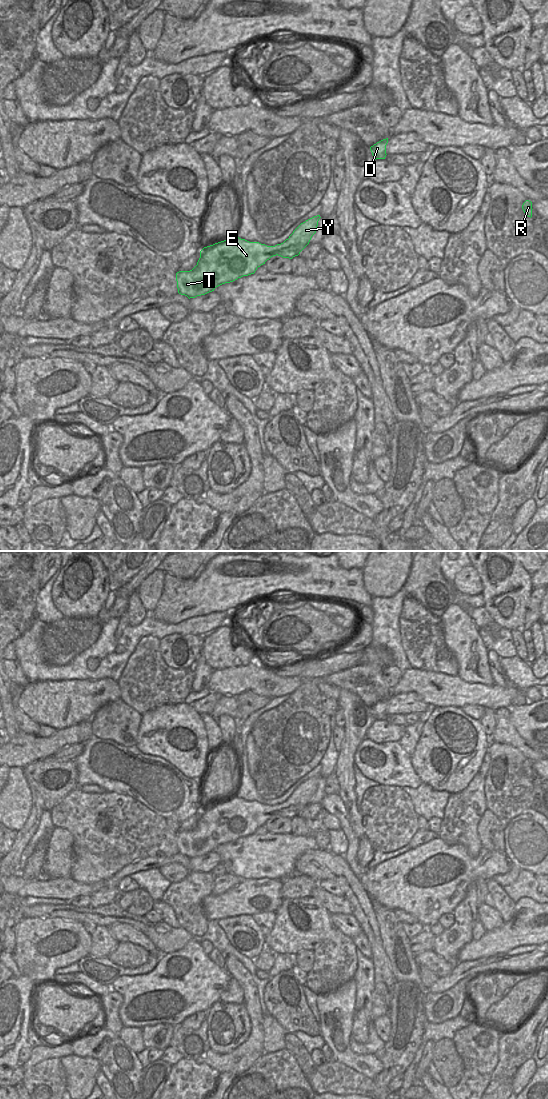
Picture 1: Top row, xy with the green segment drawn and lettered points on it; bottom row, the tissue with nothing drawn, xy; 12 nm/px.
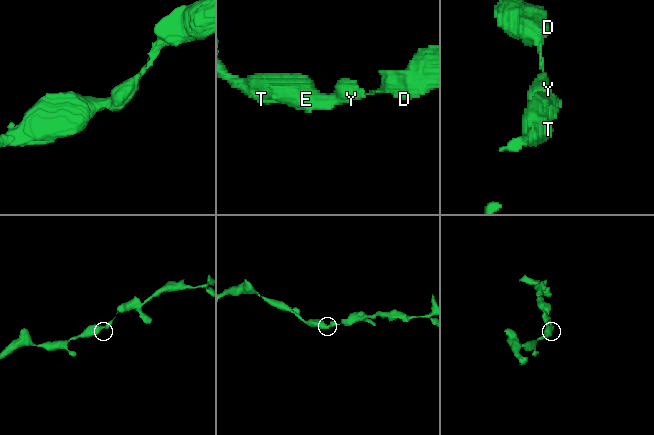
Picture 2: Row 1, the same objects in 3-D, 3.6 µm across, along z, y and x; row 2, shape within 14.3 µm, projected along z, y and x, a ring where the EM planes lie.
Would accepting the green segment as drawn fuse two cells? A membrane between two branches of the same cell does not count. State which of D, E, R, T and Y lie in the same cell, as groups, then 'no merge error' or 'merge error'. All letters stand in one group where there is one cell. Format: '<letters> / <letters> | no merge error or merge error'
D E R T Y | no merge error

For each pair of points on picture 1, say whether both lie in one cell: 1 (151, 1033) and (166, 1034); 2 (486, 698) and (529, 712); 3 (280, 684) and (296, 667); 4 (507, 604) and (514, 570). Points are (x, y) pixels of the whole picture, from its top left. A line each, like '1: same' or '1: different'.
1: same
2: different
3: different
4: same

